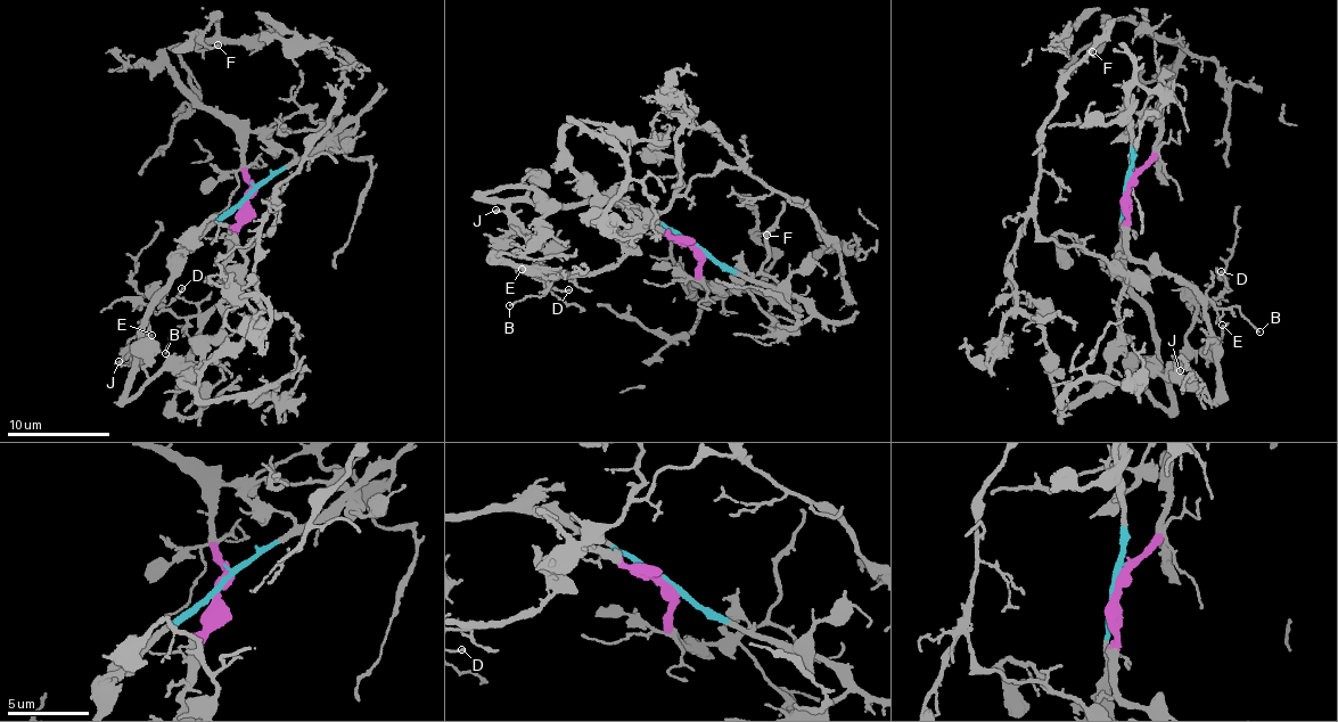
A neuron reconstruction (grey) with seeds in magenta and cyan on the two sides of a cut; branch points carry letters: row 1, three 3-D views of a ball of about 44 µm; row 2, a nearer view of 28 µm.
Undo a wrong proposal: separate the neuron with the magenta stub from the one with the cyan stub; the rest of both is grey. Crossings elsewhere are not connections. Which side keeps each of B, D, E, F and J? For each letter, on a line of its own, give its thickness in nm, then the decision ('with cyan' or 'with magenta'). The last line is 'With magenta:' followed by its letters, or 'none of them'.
B: 120 nm | with magenta
D: 120 nm | with magenta
E: 120 nm | with cyan
F: 160 nm | with magenta
J: 130 nm | with cyan
With magenta: B, D, F

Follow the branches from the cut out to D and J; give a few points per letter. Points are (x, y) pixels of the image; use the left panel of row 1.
D: (248, 193), (248, 220), (236, 230), (224, 268), (234, 280), (228, 301), (174, 317), (164, 308), (182, 288)
J: (248, 193), (245, 203), (188, 252), (145, 316), (134, 368), (117, 361)

